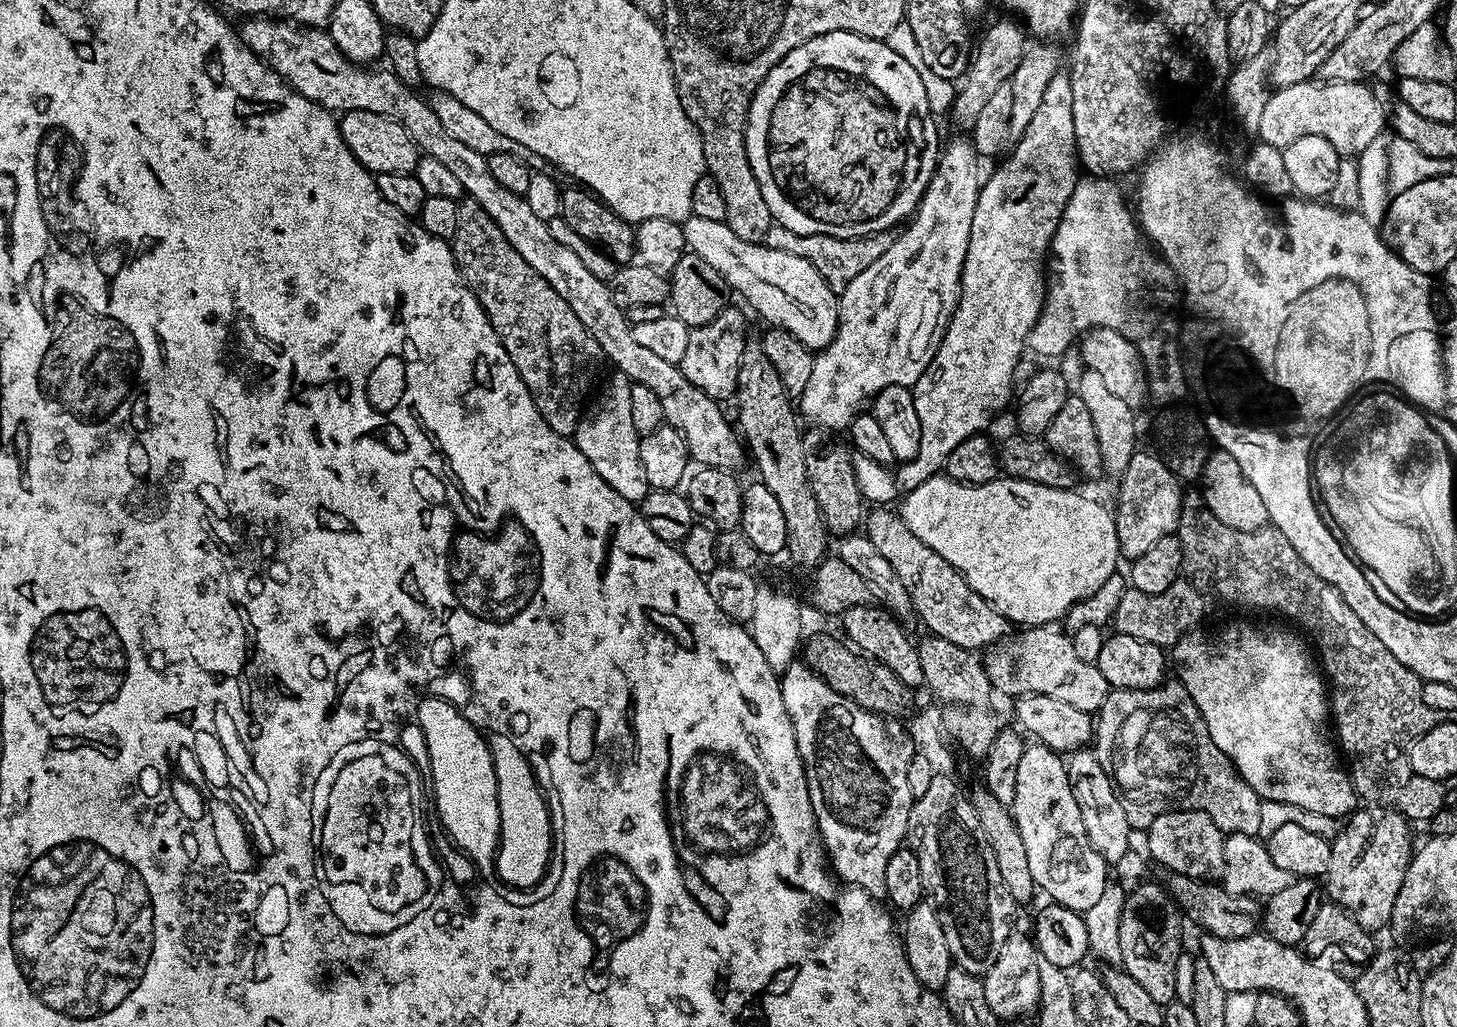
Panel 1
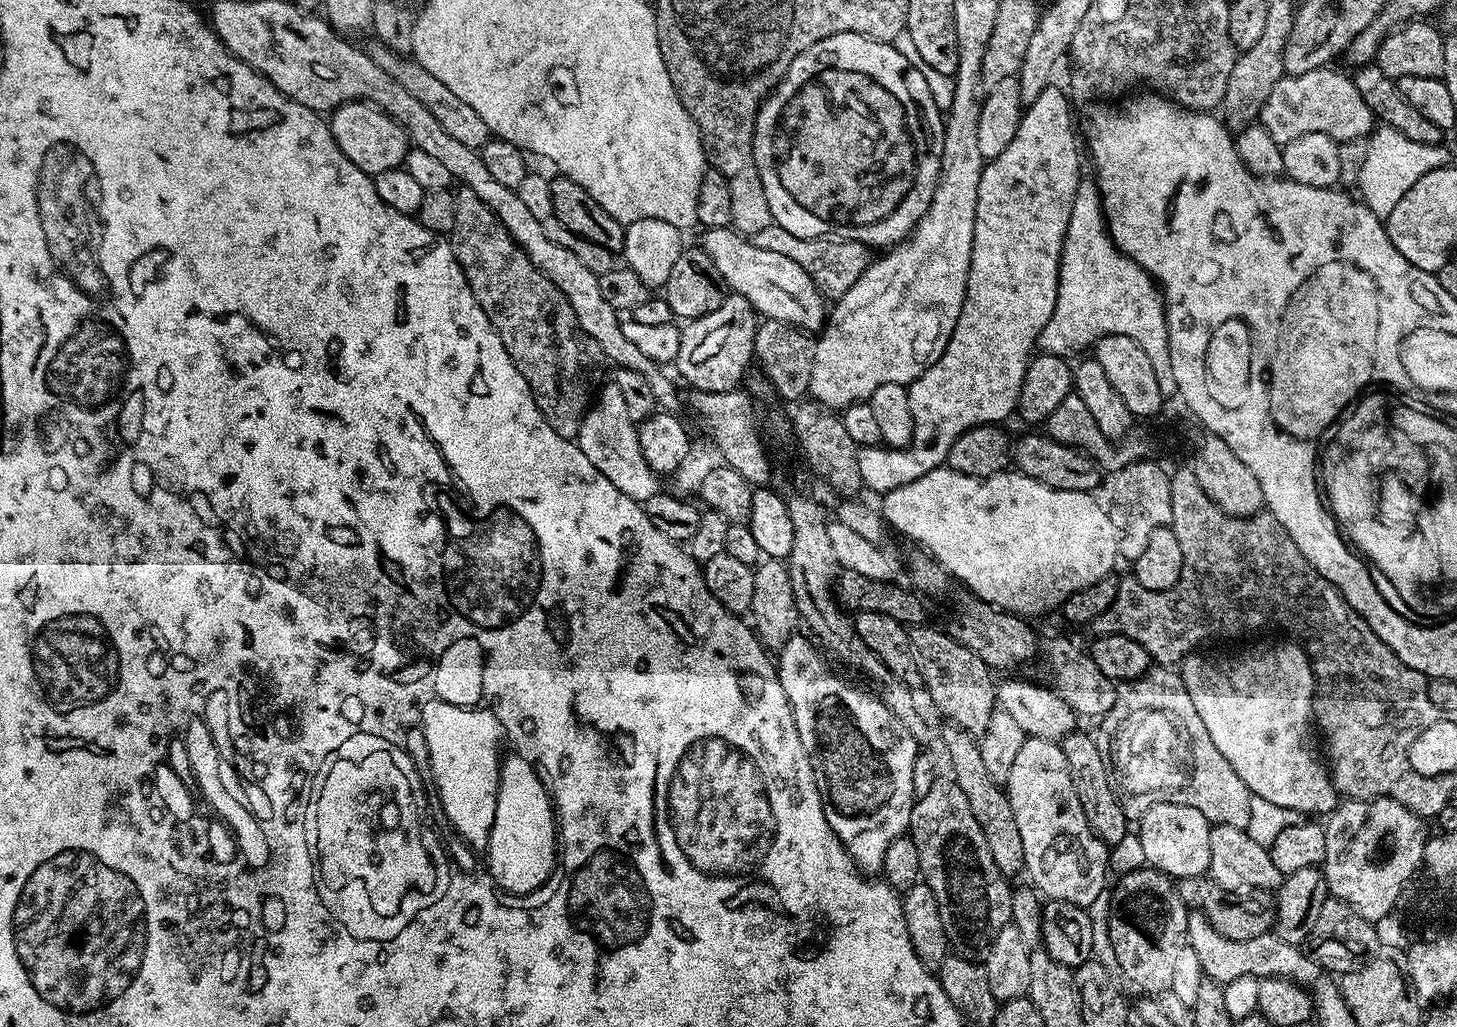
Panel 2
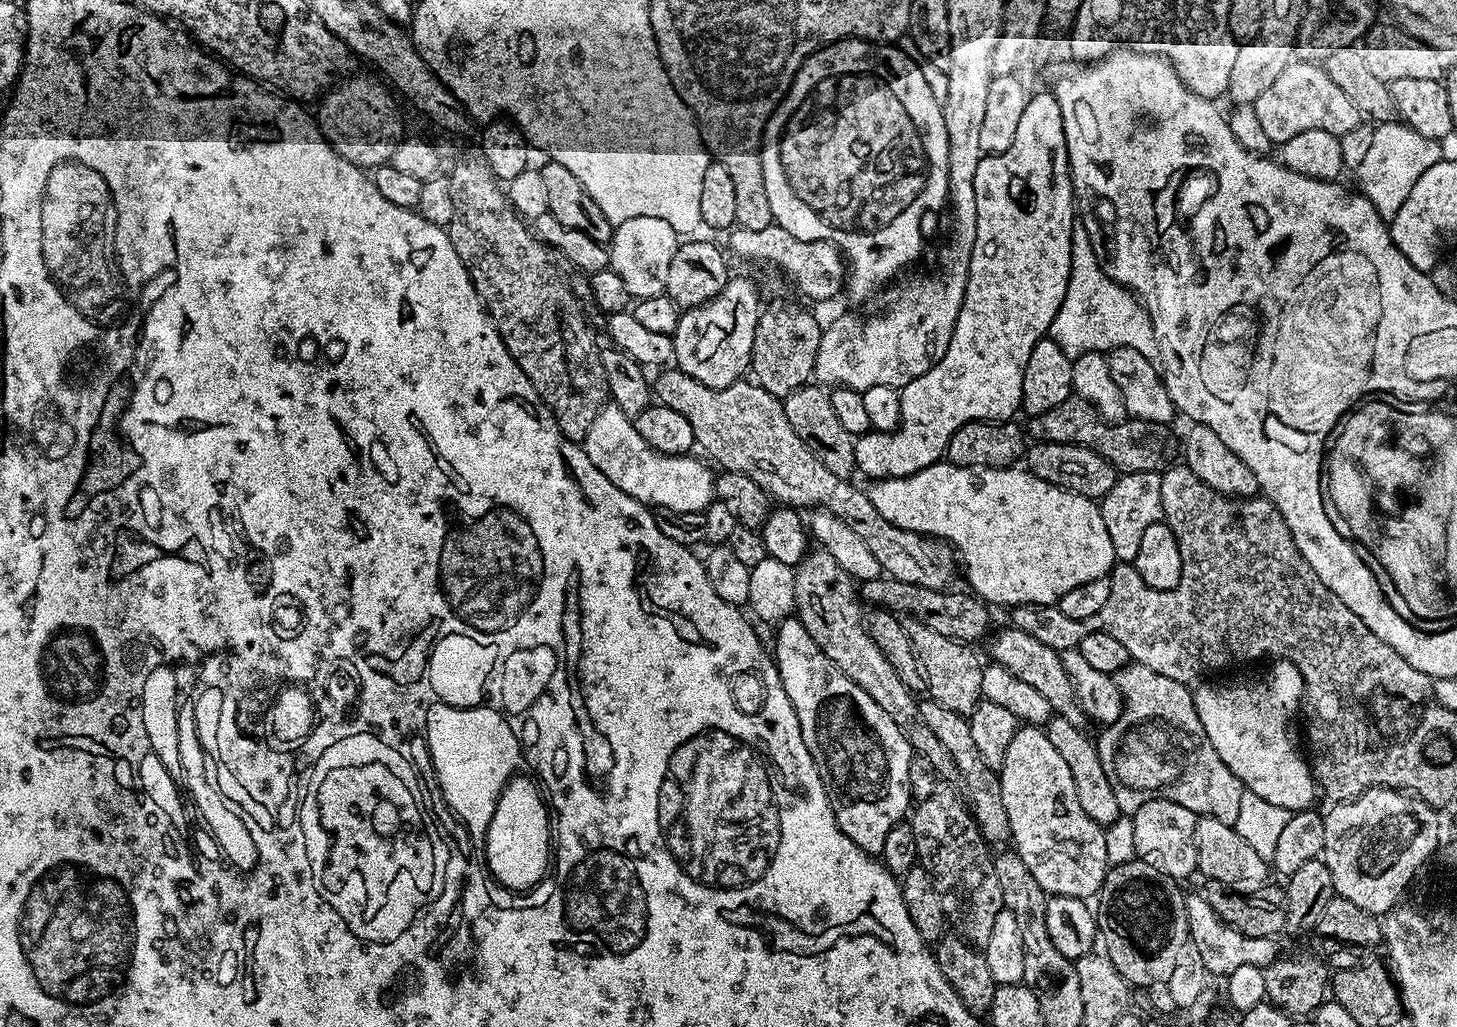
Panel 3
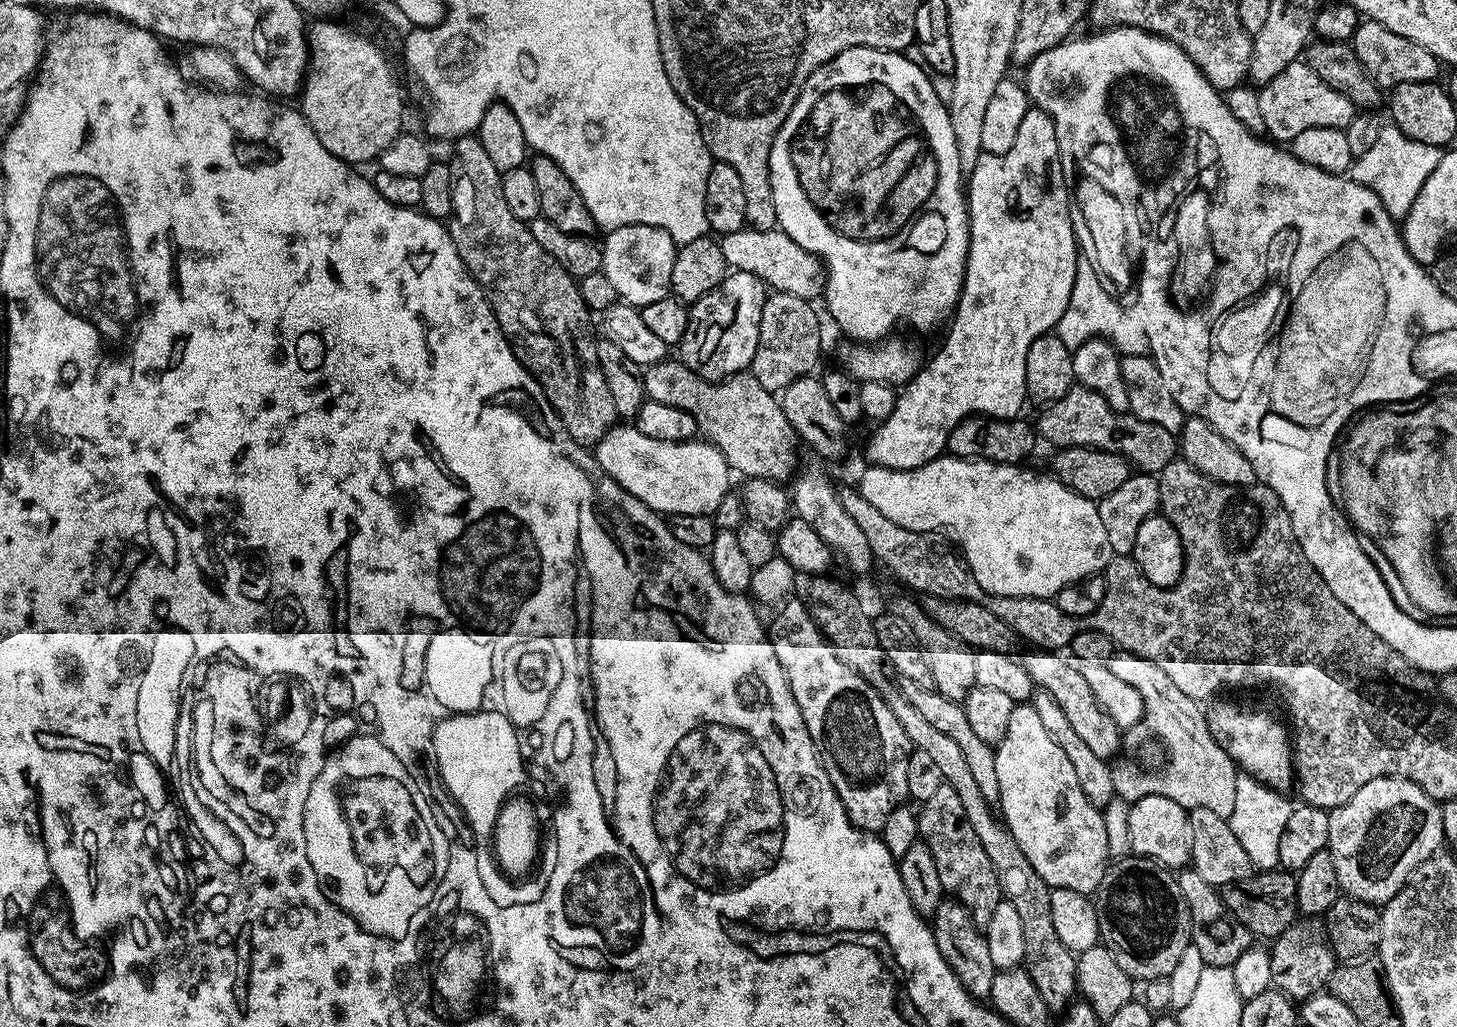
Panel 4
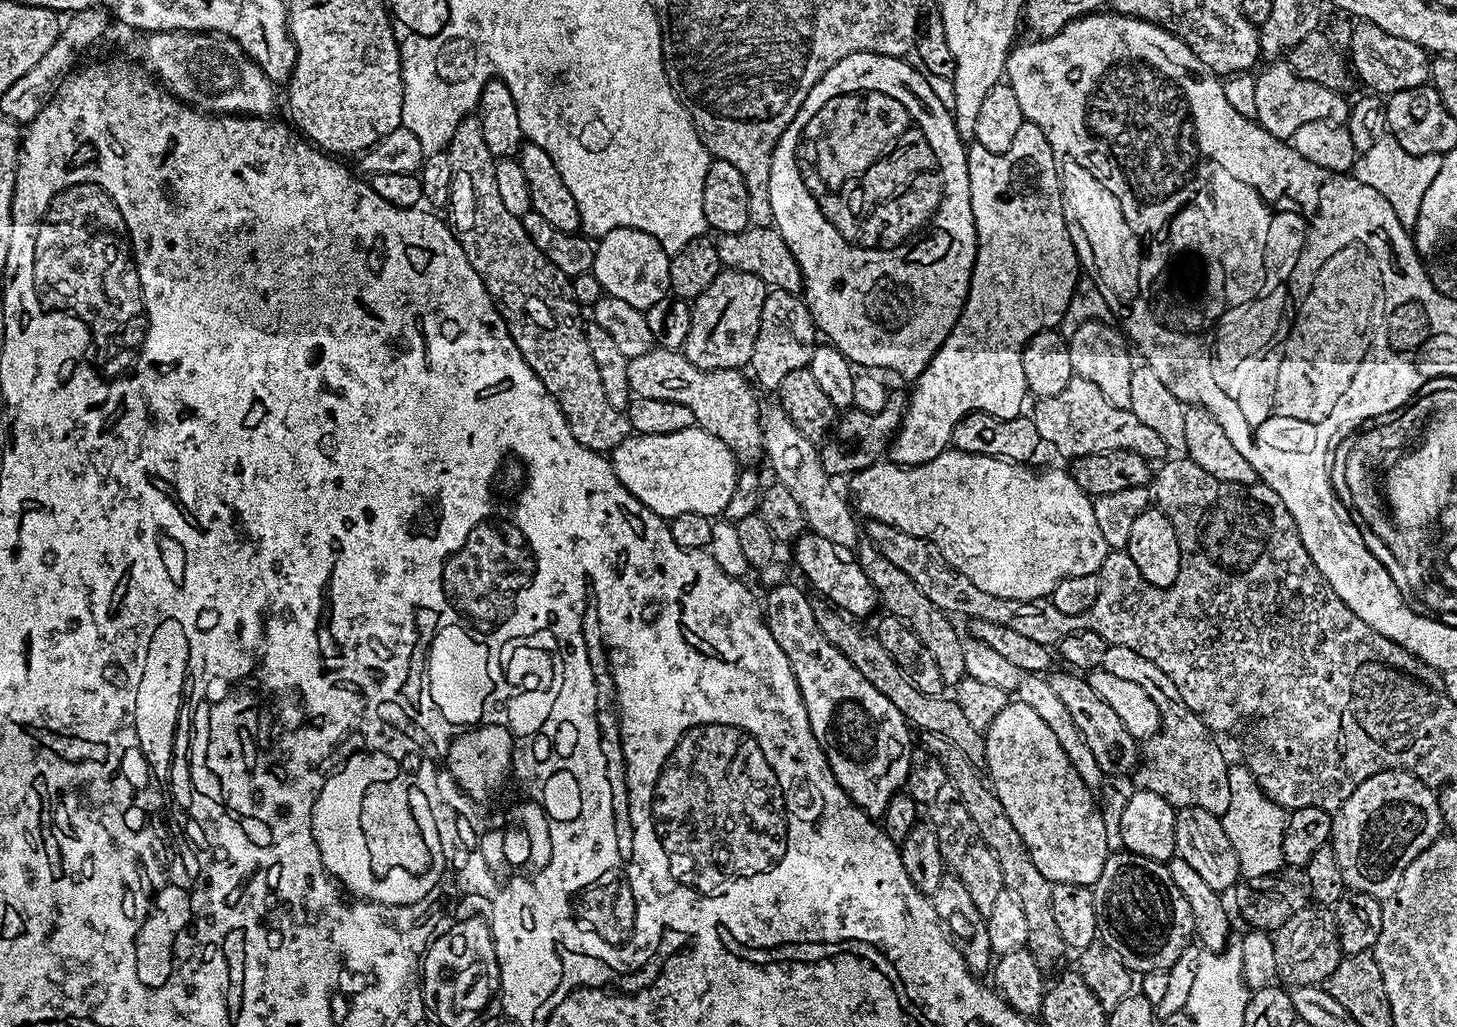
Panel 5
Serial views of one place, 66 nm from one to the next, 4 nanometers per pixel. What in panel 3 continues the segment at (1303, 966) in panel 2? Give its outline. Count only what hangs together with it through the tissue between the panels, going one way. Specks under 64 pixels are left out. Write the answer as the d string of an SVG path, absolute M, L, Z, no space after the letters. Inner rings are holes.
M1202 894L1185 895L1184 901L1189 941L1194 946L1198 946L1198 954L1202 954L1202 962L1213 977L1226 978L1231 972L1238 970L1238 966L1258 966L1265 969L1276 961L1278 949L1276 949L1277 941L1273 937L1250 938L1234 930L1234 926L1222 922L1218 914L1214 914L1210 902L1206 902Z

